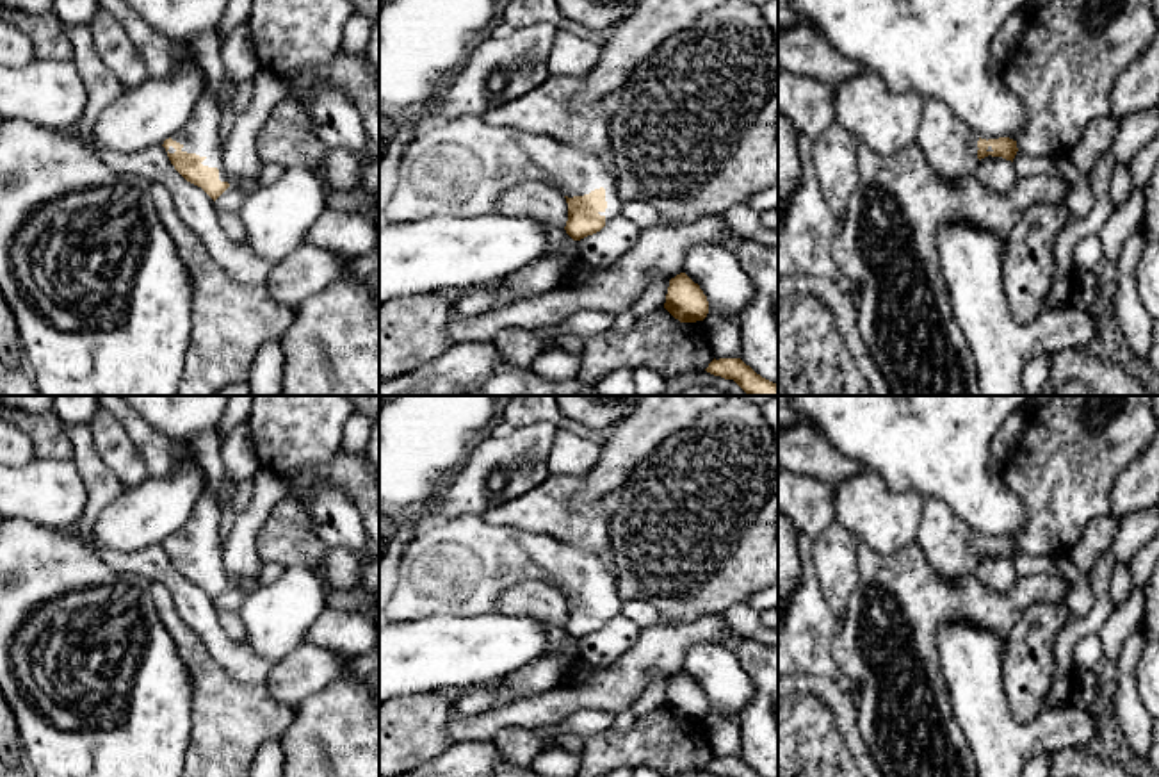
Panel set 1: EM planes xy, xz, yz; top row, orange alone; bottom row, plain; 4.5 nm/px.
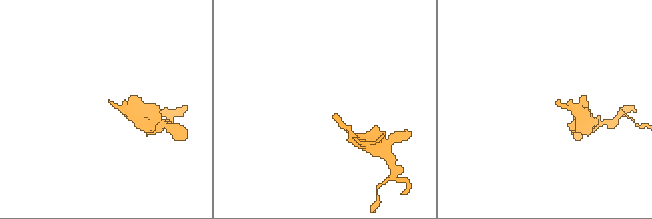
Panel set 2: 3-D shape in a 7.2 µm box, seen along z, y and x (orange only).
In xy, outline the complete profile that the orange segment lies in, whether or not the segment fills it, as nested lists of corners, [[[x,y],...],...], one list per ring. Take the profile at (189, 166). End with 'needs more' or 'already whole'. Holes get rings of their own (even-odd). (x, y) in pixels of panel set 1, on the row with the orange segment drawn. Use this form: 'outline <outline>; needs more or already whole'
outline [[[207,87],[192,116],[162,144],[174,169],[214,201],[230,187],[219,137],[221,116],[219,100]]]; needs more

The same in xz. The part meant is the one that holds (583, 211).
outline [[[481,116],[452,118],[420,128],[399,159],[397,185],[385,214],[390,225],[429,217],[490,216],[498,212],[498,198],[523,182],[545,182],[564,194],[568,203],[564,230],[573,241],[600,232],[621,216],[623,200],[600,155],[539,132],[490,125]]]; needs more

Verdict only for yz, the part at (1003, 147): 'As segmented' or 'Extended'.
Extended

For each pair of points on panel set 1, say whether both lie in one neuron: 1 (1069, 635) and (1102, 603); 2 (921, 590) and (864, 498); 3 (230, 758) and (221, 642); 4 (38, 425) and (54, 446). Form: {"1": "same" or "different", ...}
{"1": "same", "2": "different", "3": "different", "4": "same"}

